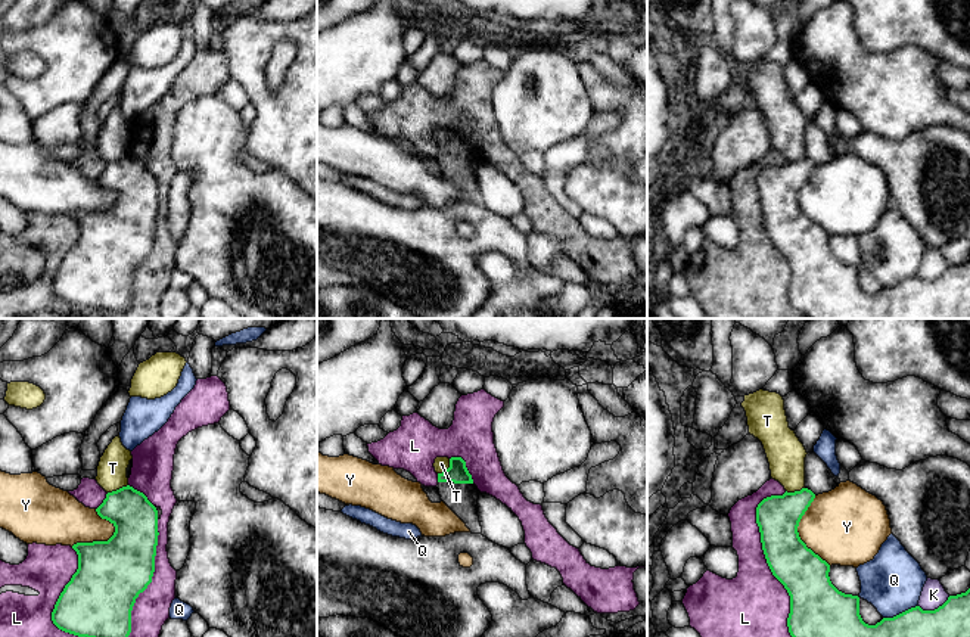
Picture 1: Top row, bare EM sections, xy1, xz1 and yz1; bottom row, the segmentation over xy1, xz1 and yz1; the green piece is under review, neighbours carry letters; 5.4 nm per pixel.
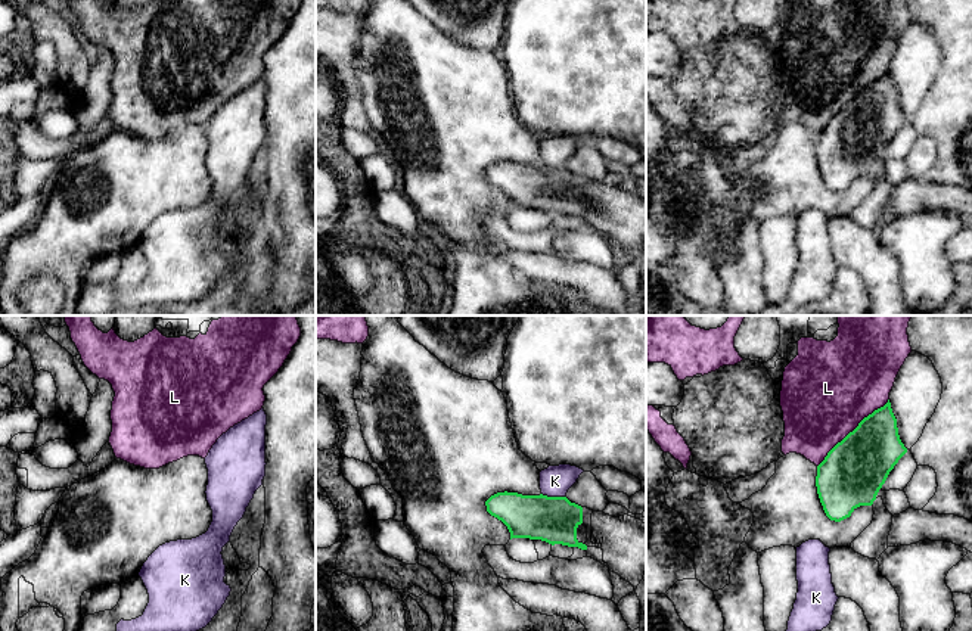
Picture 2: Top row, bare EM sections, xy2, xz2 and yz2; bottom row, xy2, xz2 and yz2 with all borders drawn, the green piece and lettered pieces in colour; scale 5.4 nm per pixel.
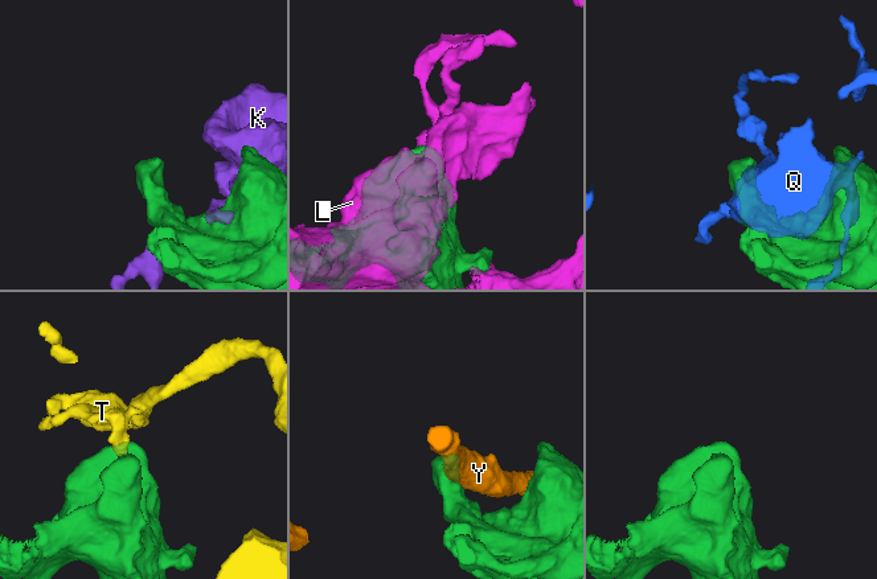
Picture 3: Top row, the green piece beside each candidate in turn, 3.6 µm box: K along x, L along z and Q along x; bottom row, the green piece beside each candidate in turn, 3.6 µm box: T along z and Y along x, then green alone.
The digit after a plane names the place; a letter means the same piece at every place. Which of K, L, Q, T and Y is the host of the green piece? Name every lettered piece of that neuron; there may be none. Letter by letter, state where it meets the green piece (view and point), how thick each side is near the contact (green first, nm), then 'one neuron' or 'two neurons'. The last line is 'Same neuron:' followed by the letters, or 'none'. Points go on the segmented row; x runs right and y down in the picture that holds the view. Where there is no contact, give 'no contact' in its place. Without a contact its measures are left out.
K: meets green in yz1 at (935, 609); 190 nm thick on the green side, 140 nm on the other; two neurons
L: meets green in yz1 at (765, 558); 260 nm thick on the green side, 360 nm on the other; two neurons
Q: meets green in yz1 at (899, 614); 160 nm thick on the green side, 320 nm on the other; two neurons
T: meets green in xy1 at (117, 490); 240 nm thick on the green side, 160 nm on the other; two neurons
Y: meets green in yz1 at (798, 533); 260 nm thick on the green side, 400 nm on the other; two neurons
Same neuron: none

